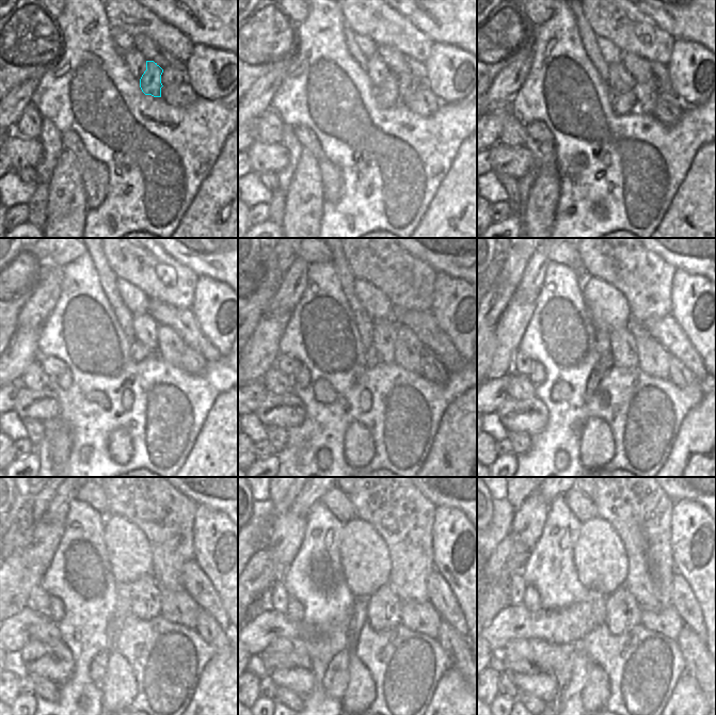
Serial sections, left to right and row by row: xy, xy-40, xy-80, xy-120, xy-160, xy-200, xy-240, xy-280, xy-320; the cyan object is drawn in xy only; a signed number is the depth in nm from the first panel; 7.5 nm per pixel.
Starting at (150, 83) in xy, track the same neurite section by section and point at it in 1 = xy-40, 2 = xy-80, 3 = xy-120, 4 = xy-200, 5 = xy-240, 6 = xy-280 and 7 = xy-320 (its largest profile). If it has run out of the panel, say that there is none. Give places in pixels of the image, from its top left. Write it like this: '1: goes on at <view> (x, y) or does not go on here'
1: goes on at xy-40 (386, 95)
2: goes on at xy-80 (622, 104)
3: goes on at xy-120 (138, 351)
4: goes on at xy-200 (605, 362)
5: goes on at xy-240 (97, 669)
6: goes on at xy-280 (336, 678)
7: goes on at xy-320 (572, 679)

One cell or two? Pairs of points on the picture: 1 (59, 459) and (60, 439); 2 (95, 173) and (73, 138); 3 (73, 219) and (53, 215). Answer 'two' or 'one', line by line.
1: one
2: one
3: one

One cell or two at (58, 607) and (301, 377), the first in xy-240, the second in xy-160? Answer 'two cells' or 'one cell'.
one cell

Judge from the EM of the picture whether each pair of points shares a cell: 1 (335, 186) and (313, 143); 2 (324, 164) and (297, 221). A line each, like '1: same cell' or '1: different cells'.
1: same cell
2: different cells

